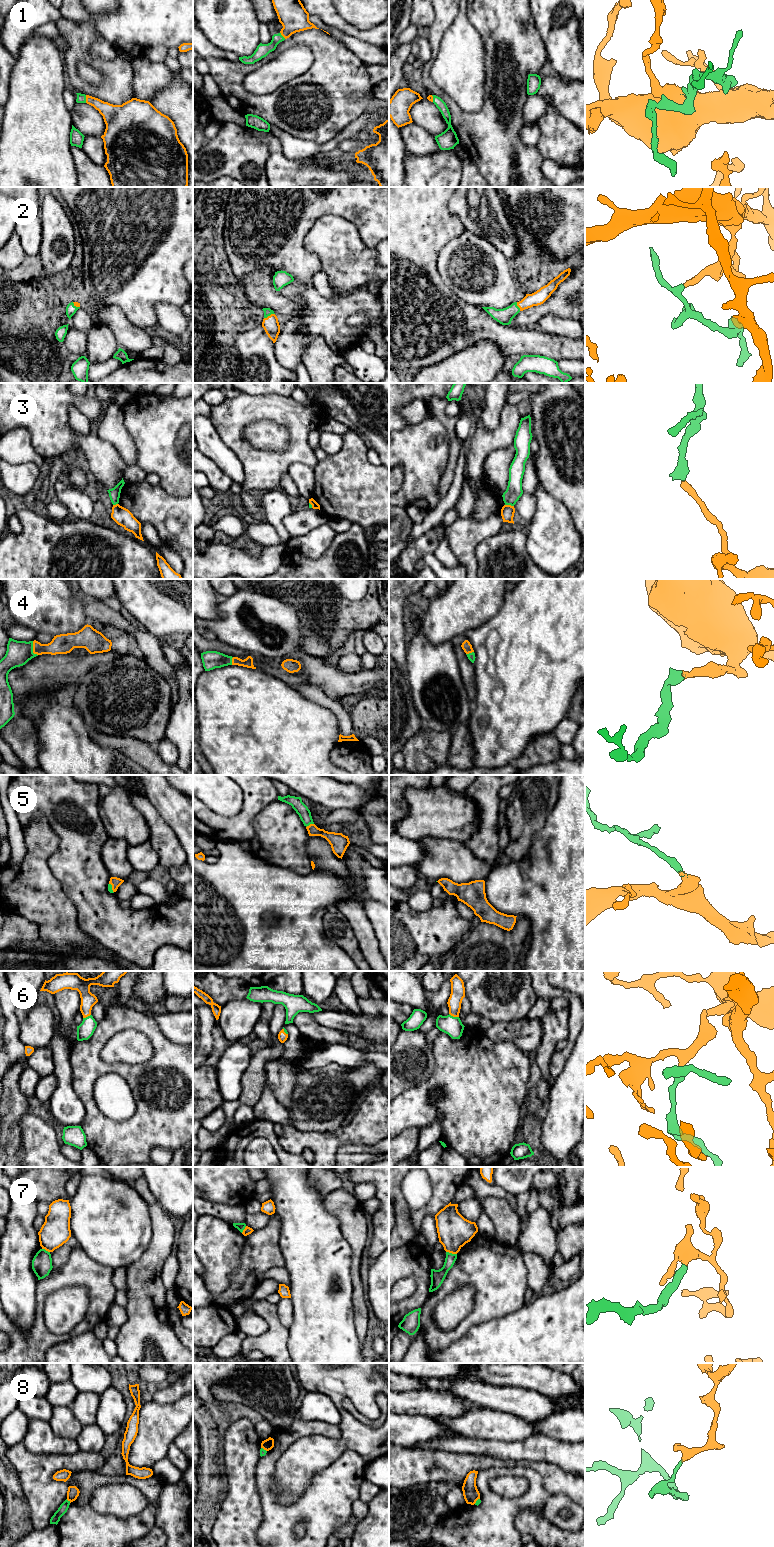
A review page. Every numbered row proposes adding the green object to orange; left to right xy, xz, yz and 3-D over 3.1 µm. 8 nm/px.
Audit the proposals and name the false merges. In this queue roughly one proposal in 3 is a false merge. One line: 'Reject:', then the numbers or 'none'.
Reject: 3, 7, 8

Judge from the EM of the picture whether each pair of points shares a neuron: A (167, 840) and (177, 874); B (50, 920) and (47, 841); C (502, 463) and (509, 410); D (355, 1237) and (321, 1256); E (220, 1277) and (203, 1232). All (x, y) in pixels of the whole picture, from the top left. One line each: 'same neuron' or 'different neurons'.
A: different neurons
B: same neuron
C: different neurons
D: different neurons
E: same neuron

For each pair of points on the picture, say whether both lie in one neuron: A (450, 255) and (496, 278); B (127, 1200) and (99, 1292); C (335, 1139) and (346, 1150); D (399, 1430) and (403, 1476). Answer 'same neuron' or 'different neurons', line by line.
A: same neuron
B: different neurons
C: different neurons
D: different neurons

